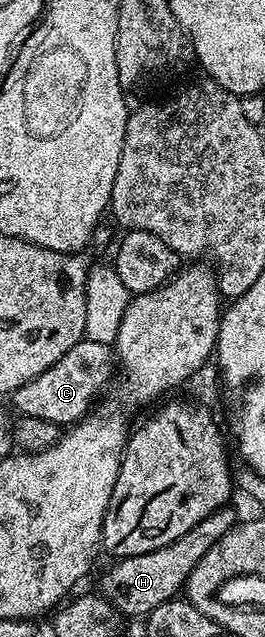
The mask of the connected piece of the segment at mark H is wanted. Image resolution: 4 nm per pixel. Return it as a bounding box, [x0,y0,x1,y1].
[98,506,241,617]

